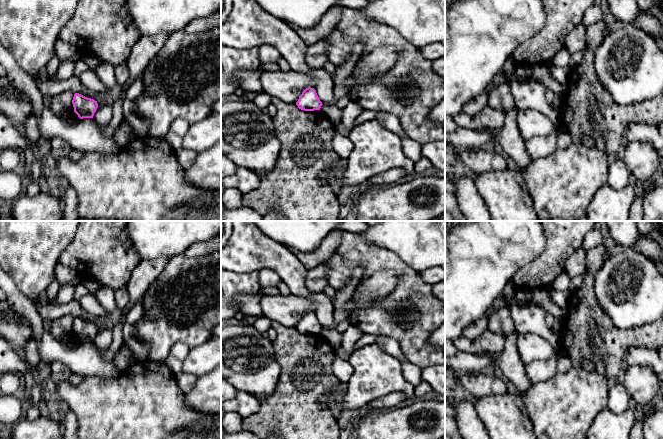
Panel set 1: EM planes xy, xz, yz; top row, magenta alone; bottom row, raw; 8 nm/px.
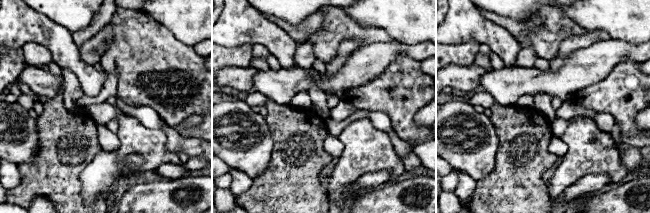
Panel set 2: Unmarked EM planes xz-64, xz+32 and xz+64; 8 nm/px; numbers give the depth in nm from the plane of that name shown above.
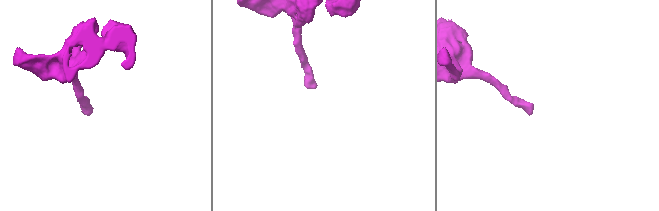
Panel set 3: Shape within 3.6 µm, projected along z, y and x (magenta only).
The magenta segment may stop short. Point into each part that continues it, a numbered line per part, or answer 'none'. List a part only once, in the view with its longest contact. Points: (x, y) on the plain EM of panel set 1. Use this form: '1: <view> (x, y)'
none

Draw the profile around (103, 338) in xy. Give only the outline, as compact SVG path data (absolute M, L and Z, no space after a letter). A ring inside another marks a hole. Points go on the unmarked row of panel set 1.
M99 330L94 337L93 343L97 348L106 350L110 347L112 342L112 331L110 330Z

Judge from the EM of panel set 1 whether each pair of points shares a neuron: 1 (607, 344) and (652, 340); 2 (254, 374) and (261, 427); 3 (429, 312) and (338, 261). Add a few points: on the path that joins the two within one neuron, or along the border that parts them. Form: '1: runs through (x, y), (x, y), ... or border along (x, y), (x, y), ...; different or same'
1: runs through (618, 342), (623, 340), (641, 340); same
2: border along (276, 383), (275, 389), (269, 395), (258, 399); different
3: runs through (410, 286), (408, 277), (393, 262), (364, 261); same

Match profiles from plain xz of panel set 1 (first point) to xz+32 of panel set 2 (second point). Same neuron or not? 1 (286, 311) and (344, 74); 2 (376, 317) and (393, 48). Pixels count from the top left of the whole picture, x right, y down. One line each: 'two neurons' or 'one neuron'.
1: one neuron
2: two neurons

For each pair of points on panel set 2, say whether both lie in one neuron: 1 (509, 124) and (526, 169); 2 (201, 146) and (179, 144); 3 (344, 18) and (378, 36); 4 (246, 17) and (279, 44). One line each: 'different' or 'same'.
1: same
2: same
3: same
4: same

